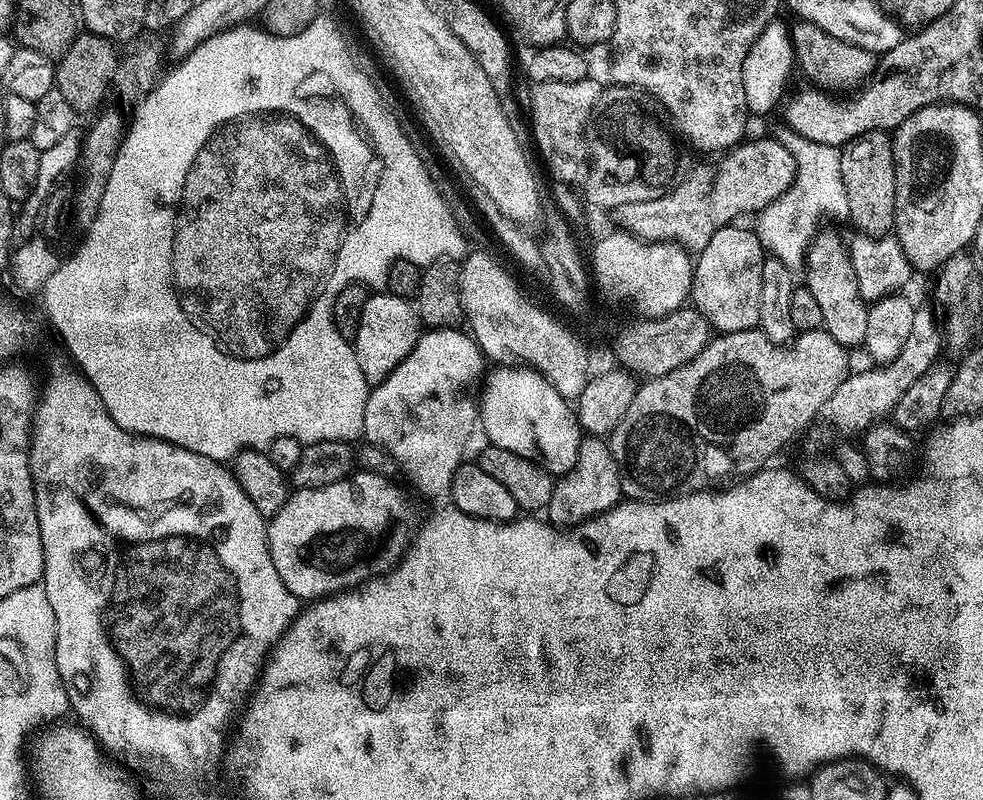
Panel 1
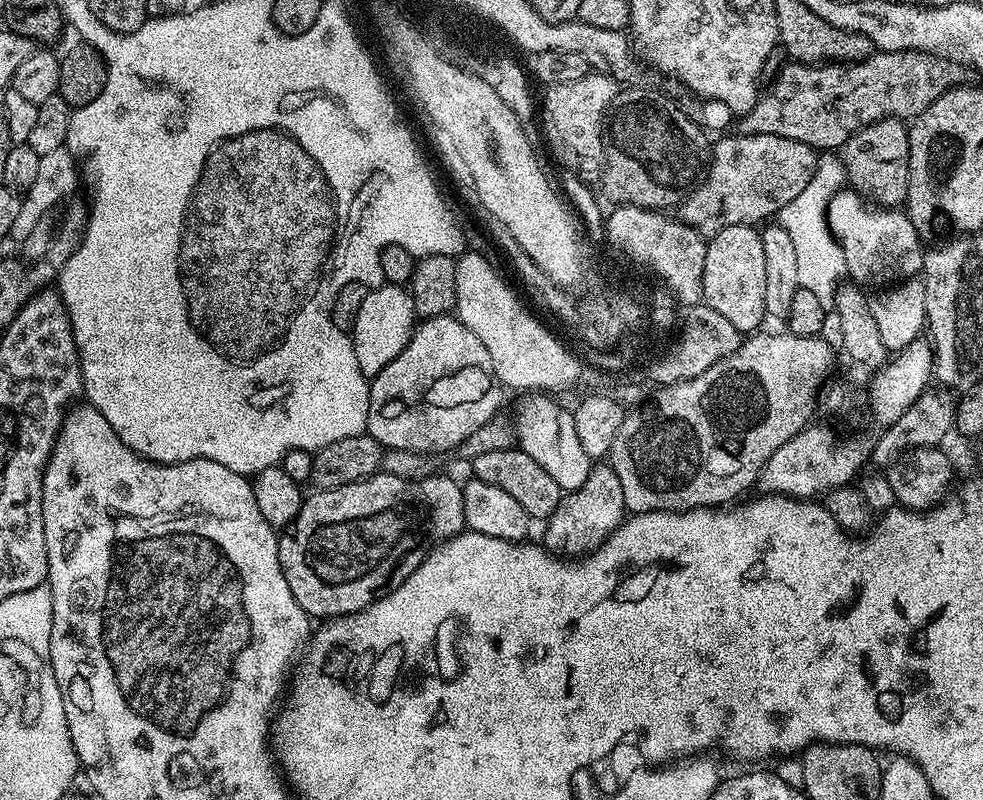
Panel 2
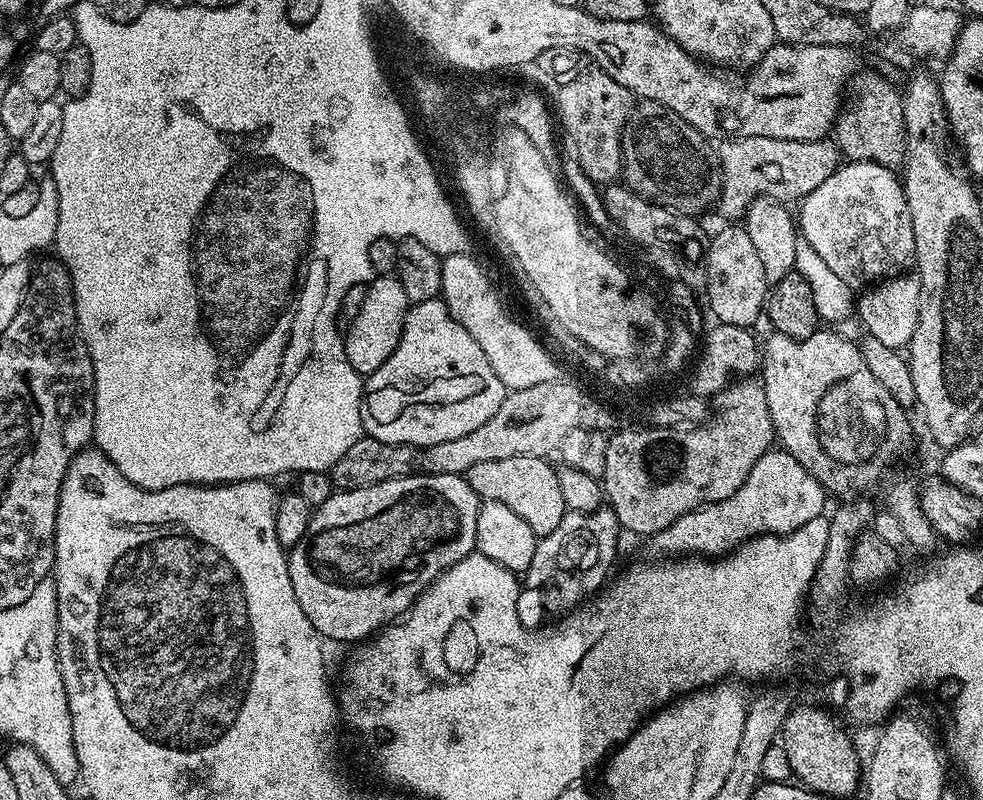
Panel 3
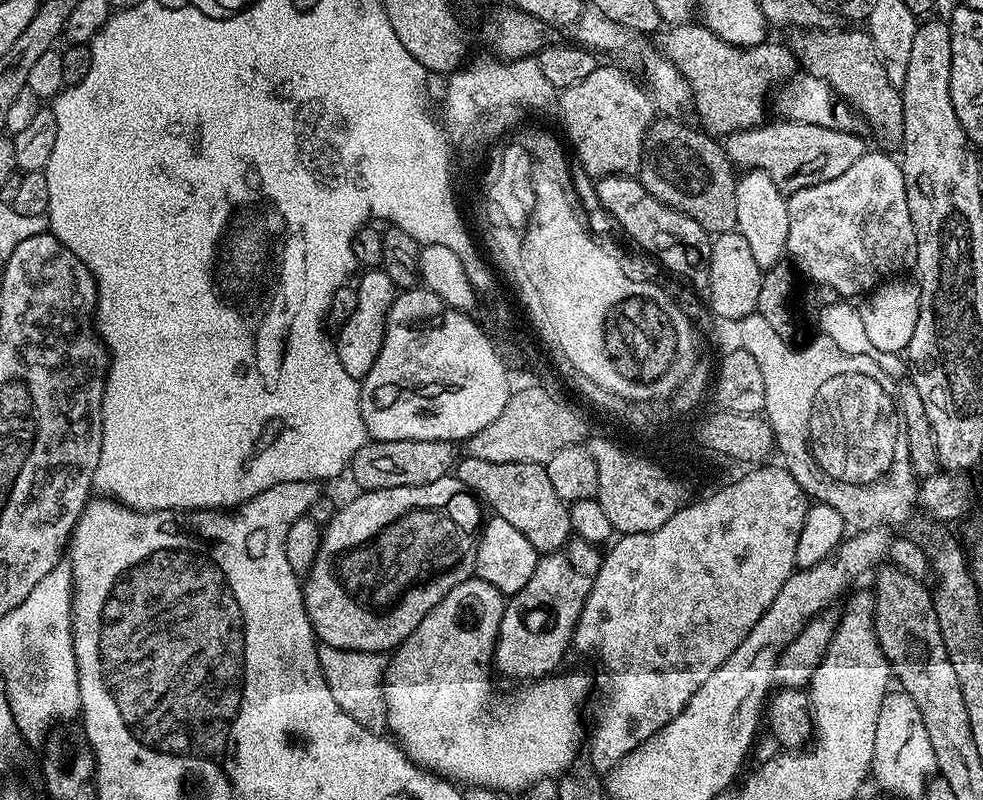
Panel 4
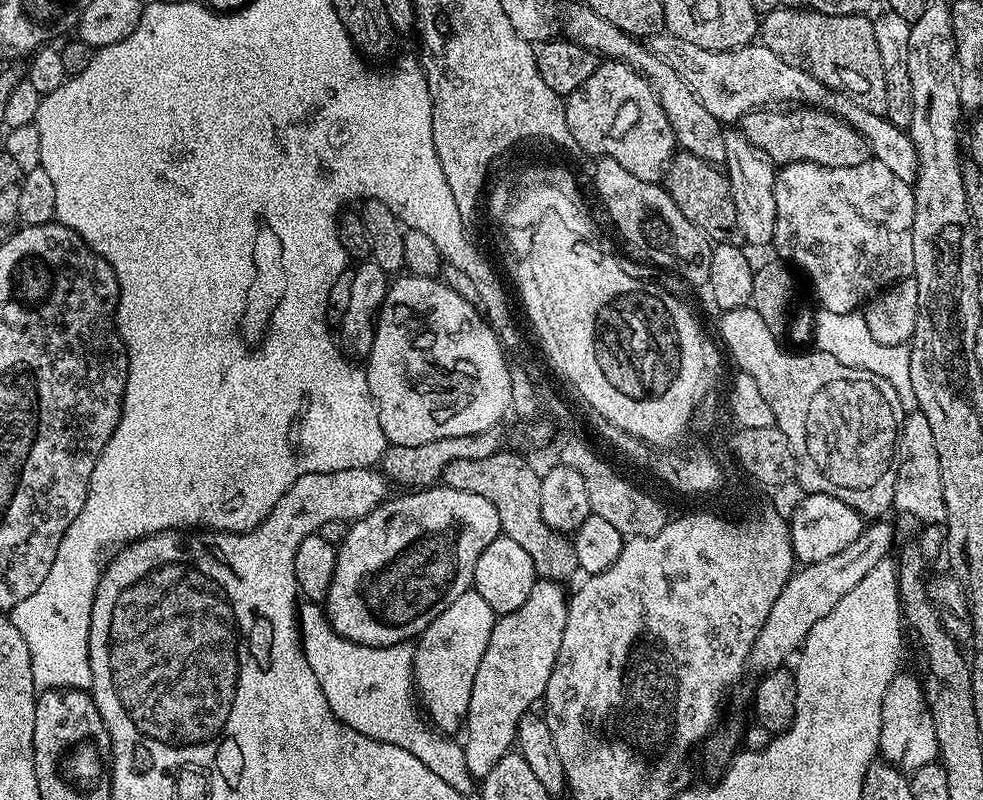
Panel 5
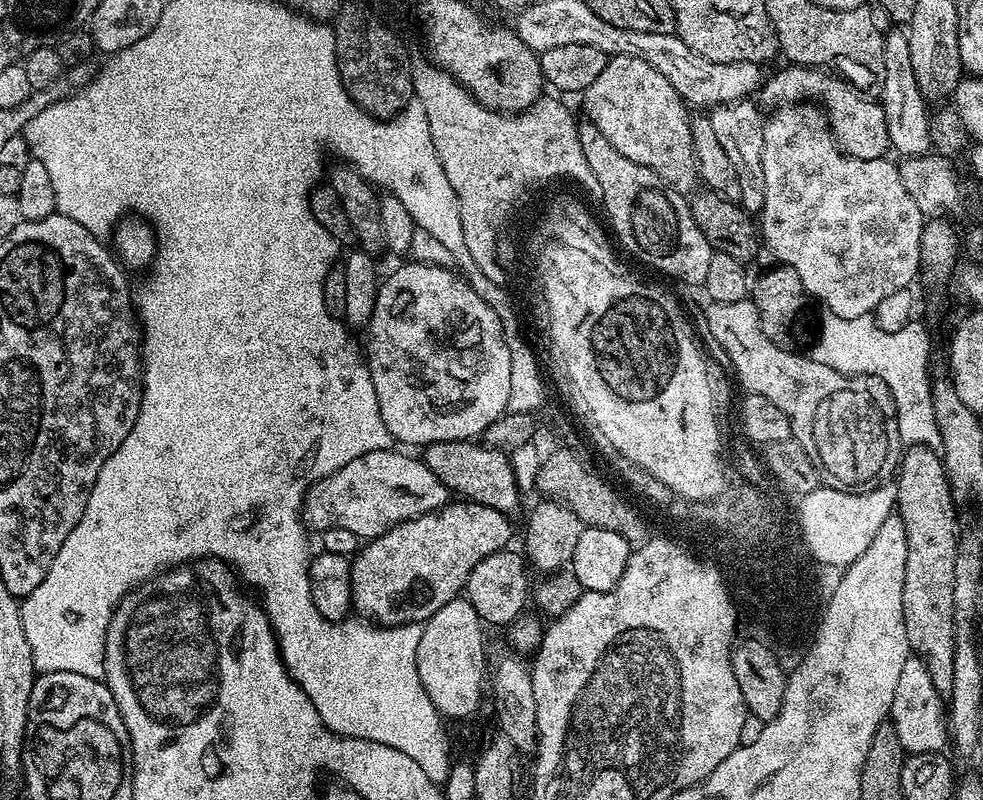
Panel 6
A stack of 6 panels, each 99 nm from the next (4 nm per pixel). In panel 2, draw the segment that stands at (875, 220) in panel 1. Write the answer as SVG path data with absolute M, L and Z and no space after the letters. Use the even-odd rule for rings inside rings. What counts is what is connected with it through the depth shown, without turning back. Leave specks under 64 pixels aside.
M887 116L860 128L842 149L847 183L869 201L885 208L899 209L906 198L908 185L908 130L905 121Z

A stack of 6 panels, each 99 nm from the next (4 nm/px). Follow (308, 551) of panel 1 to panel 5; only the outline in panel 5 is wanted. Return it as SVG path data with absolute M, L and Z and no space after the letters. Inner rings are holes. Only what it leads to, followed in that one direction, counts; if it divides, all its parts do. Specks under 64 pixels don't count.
M443 486L408 490L403 494L405 496L394 497L395 495L393 495L391 498L385 499L384 503L379 504L370 514L366 514L360 520L351 521L346 538L336 549L334 578L330 582L330 590L324 596L322 607L332 629L342 638L355 644L371 648L389 648L395 644L415 641L420 633L431 626L434 618L438 618L438 614L442 614L442 610L446 610L463 592L472 588L474 566L478 562L482 550L486 550L486 546L490 546L490 542L494 542L494 538L501 535L498 510L494 510L494 506L490 506L490 502L486 502L486 498L480 497L479 494L466 494L466 490L454 490Z

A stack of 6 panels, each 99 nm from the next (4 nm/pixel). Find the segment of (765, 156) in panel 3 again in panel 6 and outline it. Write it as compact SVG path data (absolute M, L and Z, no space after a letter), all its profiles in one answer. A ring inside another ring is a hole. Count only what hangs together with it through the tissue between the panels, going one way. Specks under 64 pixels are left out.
M784 66L768 80L763 81L759 89L759 103L768 110L775 109L785 102L819 102L832 127L832 136L836 144L847 156L863 160L882 160L889 155L890 145L886 130L886 114L879 99L870 97L859 88L853 88L847 80L828 70L806 68L803 66Z

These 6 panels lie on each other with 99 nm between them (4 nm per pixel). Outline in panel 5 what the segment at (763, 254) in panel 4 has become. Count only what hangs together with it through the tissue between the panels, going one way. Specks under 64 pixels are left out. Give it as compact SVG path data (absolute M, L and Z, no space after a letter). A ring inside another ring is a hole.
M739 130L725 131L726 156L723 167L730 182L730 194L734 198L734 210L738 214L736 227L739 235L744 235L743 243L772 244L776 207L774 206L774 182L777 165L758 146L751 144Z

